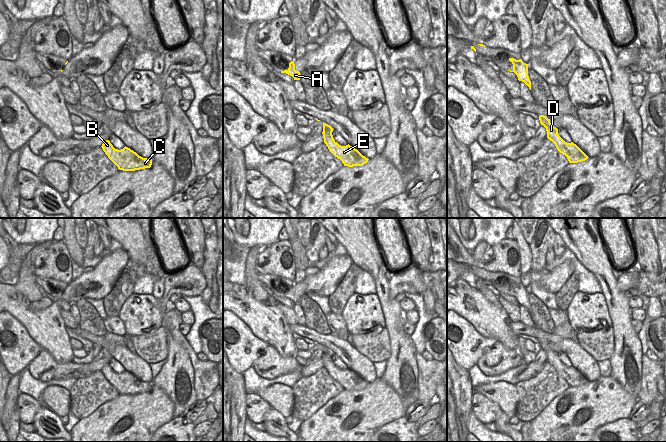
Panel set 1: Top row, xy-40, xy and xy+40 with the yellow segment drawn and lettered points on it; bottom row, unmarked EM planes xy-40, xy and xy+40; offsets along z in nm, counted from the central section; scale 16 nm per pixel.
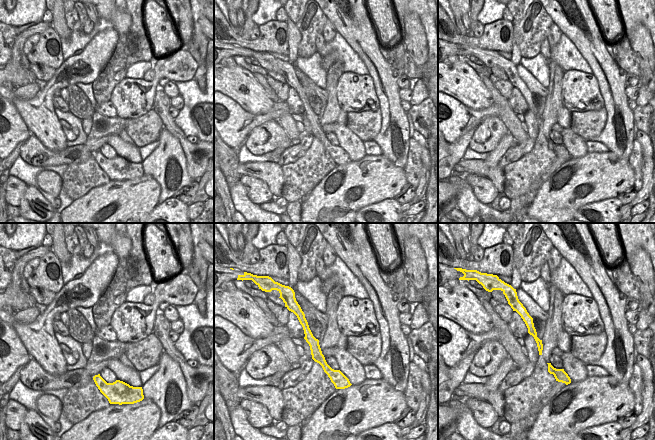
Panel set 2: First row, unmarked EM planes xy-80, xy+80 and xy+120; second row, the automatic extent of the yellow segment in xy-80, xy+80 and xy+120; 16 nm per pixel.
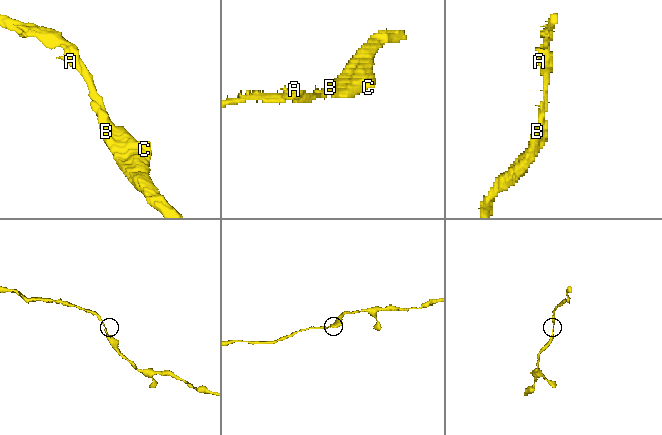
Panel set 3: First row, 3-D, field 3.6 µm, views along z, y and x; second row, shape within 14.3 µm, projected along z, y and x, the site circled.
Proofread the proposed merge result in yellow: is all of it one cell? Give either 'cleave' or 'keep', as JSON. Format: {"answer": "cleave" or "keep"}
{"answer": "keep"}

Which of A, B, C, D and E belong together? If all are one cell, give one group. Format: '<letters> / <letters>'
A B C D E

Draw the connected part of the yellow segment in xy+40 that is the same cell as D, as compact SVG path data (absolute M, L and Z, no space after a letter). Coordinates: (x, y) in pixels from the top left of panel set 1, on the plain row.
M544 339L539 340L541 349L546 352L547 362L552 365L557 374L565 379L569 387L578 387L587 384L589 381L573 366L565 366L558 358L558 353L550 347Z

